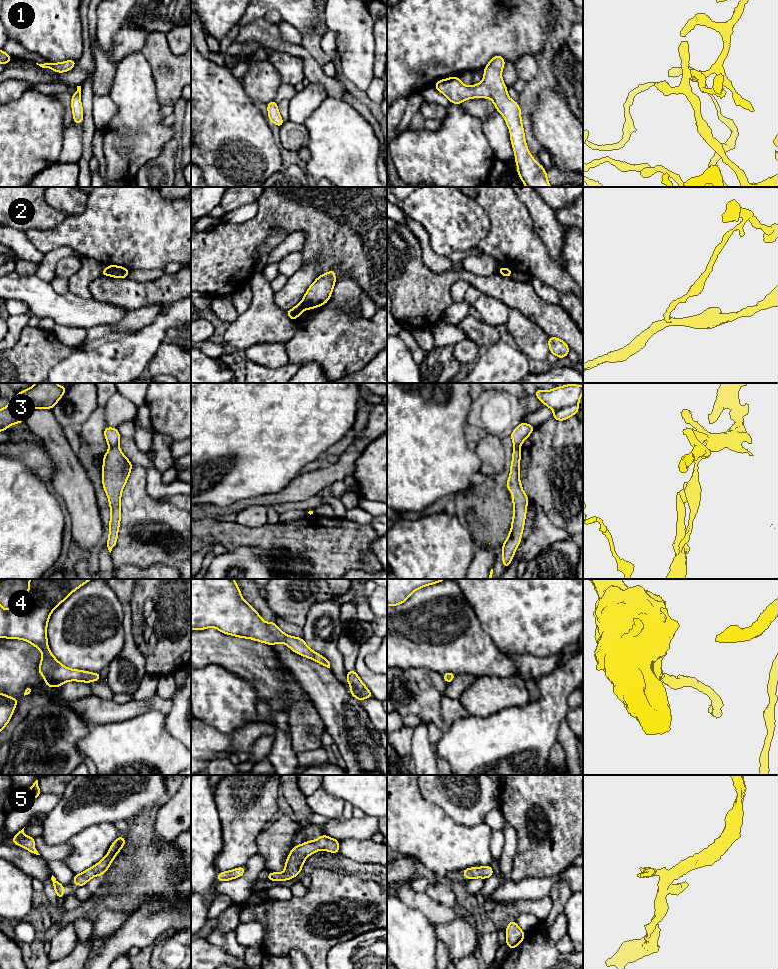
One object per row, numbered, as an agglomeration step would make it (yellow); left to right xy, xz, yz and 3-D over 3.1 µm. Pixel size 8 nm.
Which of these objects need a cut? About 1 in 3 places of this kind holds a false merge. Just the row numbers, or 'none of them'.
2, 3

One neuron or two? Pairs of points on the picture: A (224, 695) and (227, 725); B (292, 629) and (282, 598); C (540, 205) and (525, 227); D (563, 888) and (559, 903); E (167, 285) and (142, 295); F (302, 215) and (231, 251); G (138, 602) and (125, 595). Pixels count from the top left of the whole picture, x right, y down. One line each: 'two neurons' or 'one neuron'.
A: one neuron
B: two neurons
C: two neurons
D: one neuron
E: one neuron
F: one neuron
G: two neurons

